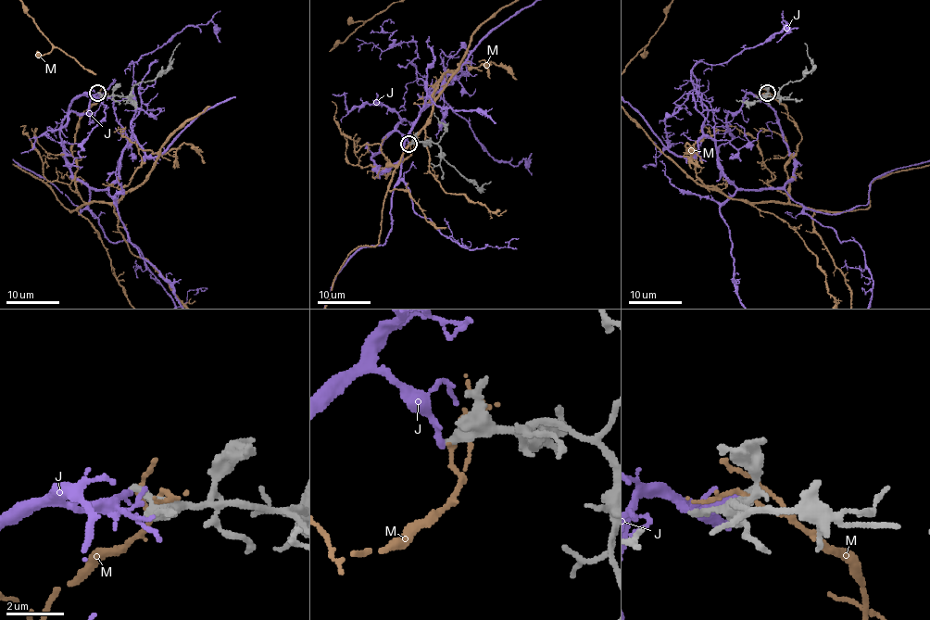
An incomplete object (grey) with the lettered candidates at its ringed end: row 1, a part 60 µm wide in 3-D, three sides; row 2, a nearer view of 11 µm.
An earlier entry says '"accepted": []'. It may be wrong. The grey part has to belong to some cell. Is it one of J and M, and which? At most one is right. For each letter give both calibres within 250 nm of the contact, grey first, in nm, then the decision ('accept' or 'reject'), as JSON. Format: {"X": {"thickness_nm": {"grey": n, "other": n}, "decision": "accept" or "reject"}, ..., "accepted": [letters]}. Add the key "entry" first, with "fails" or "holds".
{"entry": "holds", "J": {"thickness_nm": {"grey": 280, "other": 200}, "decision": "reject"}, "M": {"thickness_nm": {"grey": 480, "other": 110}, "decision": "reject"}, "accepted": []}

